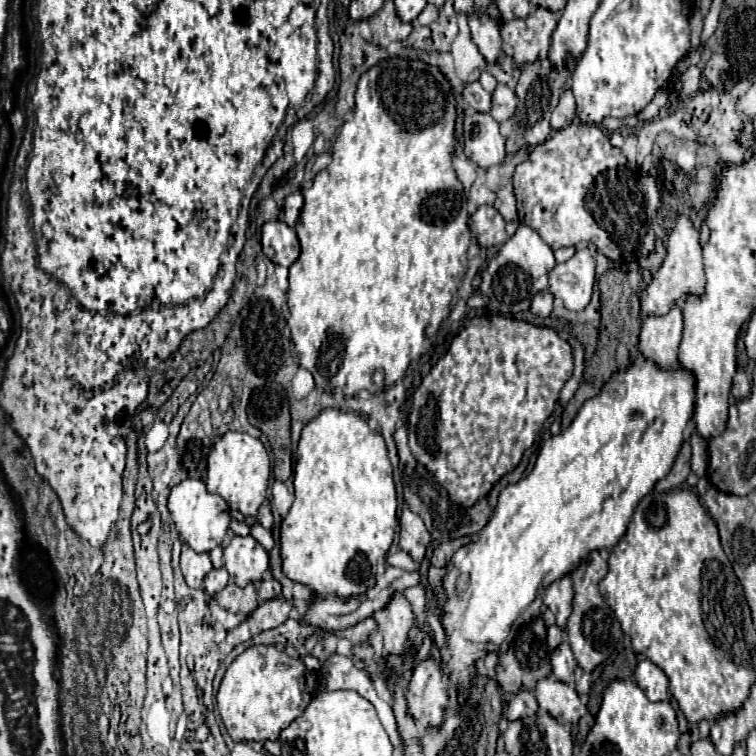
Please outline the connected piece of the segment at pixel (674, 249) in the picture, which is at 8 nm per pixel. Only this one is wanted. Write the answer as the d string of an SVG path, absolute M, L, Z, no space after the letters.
M679 217L667 243L667 257L657 271L655 279L641 293L641 315L665 315L673 305L683 305L687 295L701 297L705 293L705 273L703 273L703 257L699 245L699 231L685 217Z

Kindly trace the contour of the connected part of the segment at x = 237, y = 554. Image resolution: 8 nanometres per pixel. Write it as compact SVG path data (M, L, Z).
M233 535L223 549L223 559L235 585L255 583L269 569L267 551L251 535Z

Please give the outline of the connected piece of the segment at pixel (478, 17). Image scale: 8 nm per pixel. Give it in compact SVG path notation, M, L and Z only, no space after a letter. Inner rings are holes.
M473 11L467 15L469 29L475 45L479 47L485 61L493 63L499 59L501 51L501 35L499 35L499 23L493 21L485 11Z

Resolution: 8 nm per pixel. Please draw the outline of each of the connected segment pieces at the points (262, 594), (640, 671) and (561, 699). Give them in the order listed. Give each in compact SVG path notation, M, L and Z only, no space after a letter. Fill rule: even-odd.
M265 575L259 583L259 601L267 601L267 599L275 599L281 595L281 585L277 579L273 579L271 575Z
M643 659L635 667L635 681L643 689L649 701L665 701L669 679L667 675L649 659Z
M547 677L535 687L535 697L539 707L551 713L563 725L573 725L581 719L581 701L573 685L561 683L555 677Z

